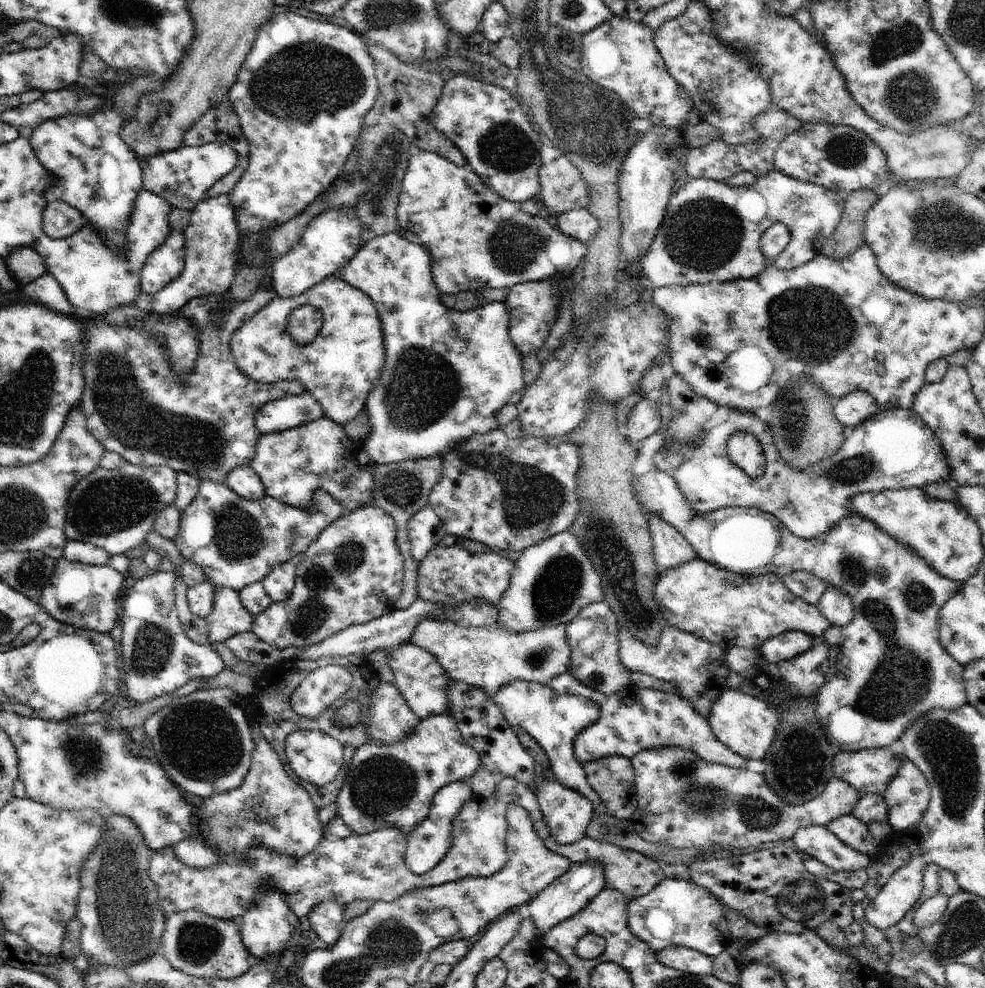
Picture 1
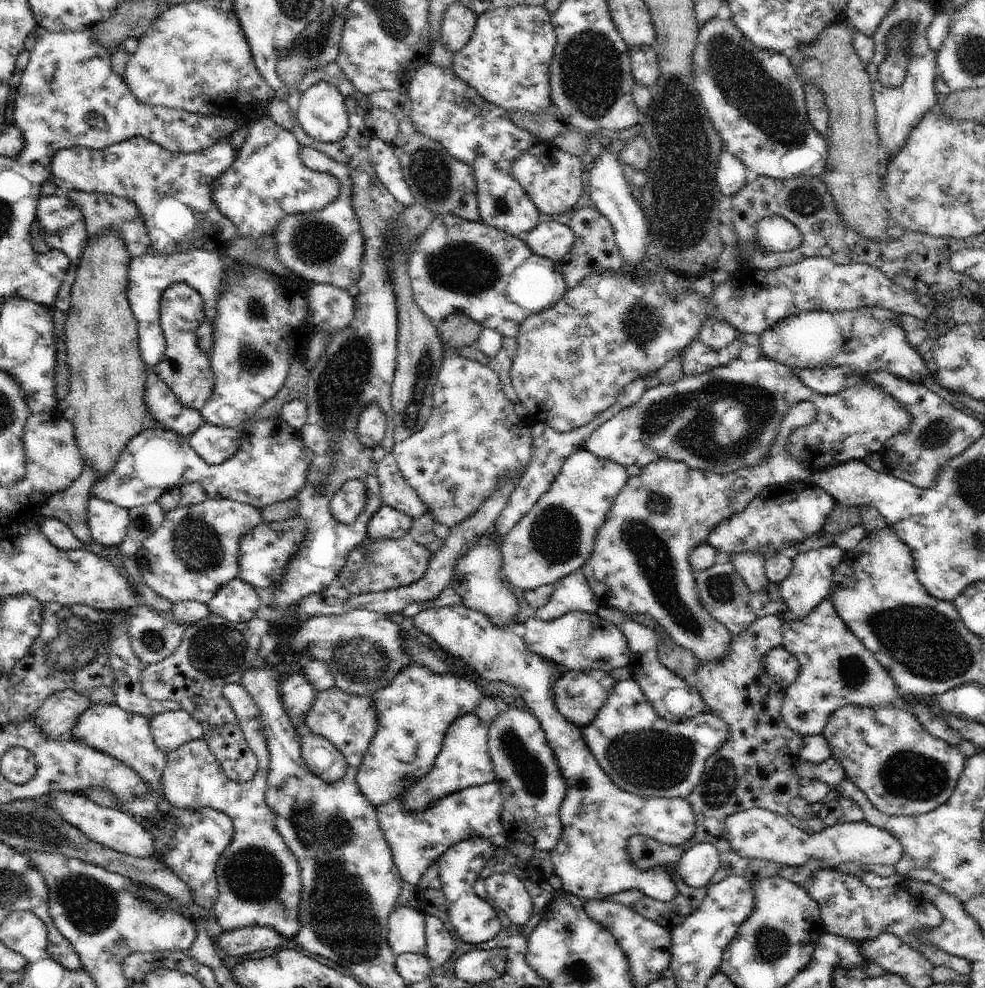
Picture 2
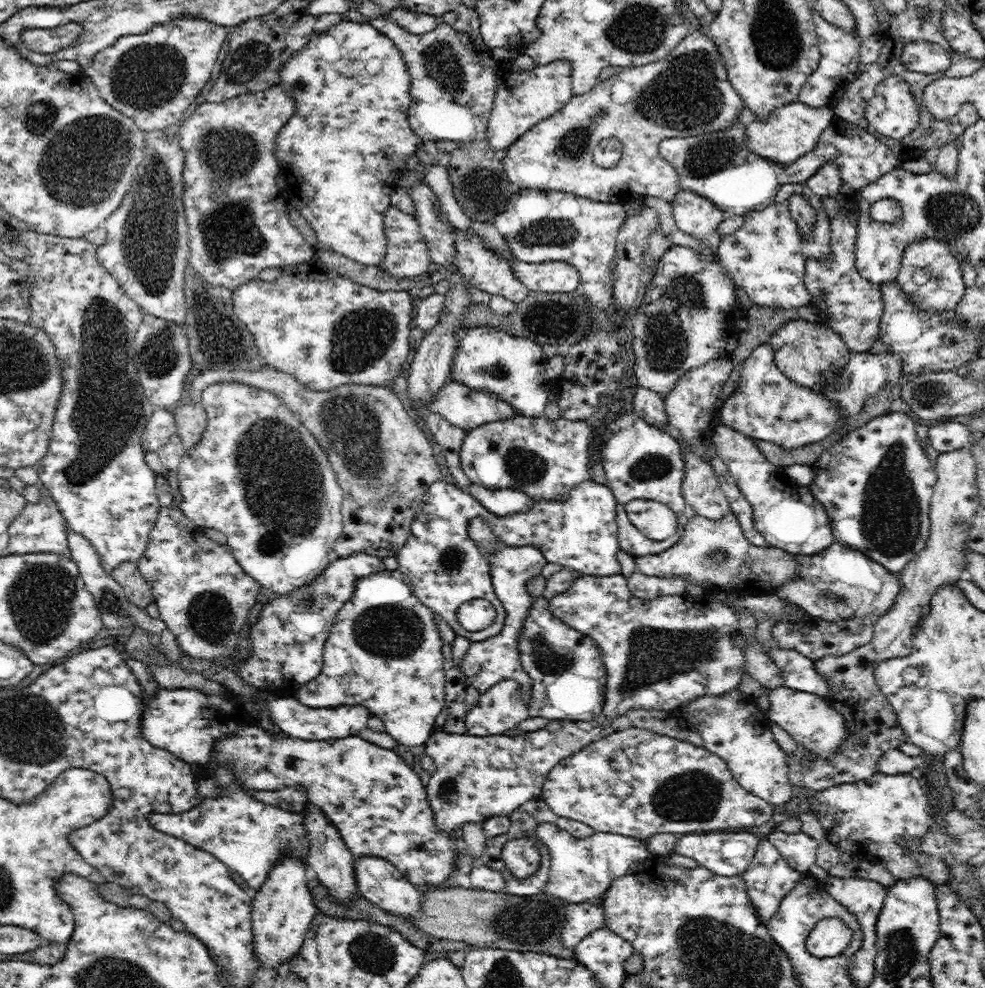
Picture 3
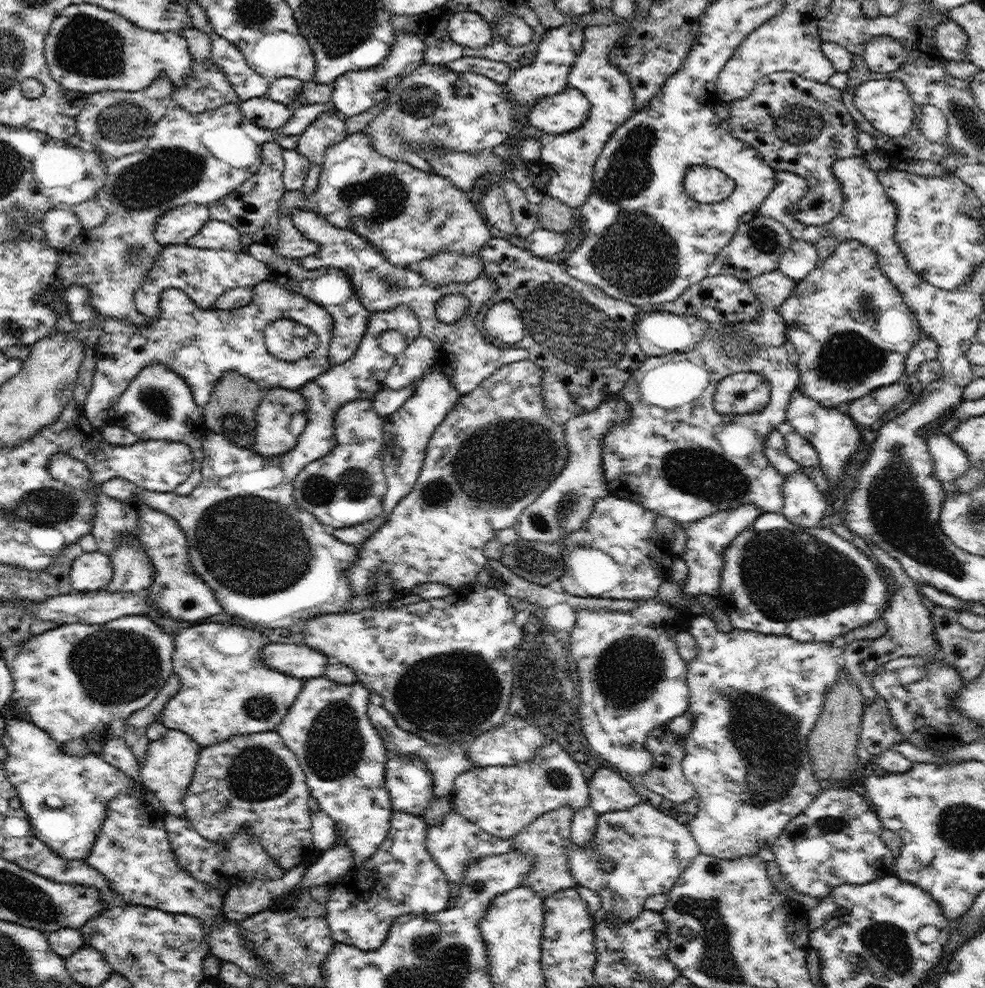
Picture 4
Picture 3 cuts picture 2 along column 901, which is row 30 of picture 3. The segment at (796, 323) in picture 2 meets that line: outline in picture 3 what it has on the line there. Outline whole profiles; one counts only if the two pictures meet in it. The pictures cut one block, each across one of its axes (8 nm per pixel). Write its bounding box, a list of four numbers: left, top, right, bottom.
[274,16,424,264]

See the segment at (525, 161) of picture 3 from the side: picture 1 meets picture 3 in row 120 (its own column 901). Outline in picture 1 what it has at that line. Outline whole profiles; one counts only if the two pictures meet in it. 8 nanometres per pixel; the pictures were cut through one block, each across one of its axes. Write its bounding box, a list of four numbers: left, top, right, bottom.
[635,469,968,752]

